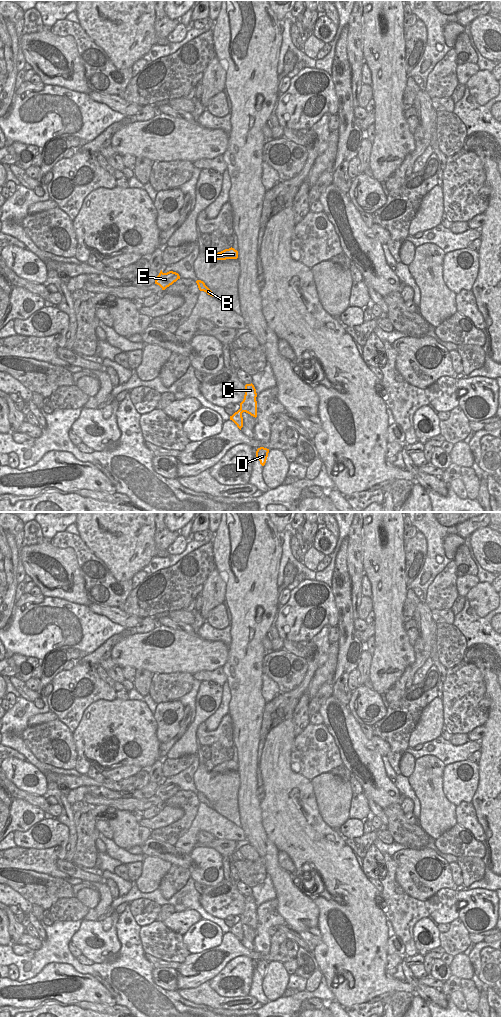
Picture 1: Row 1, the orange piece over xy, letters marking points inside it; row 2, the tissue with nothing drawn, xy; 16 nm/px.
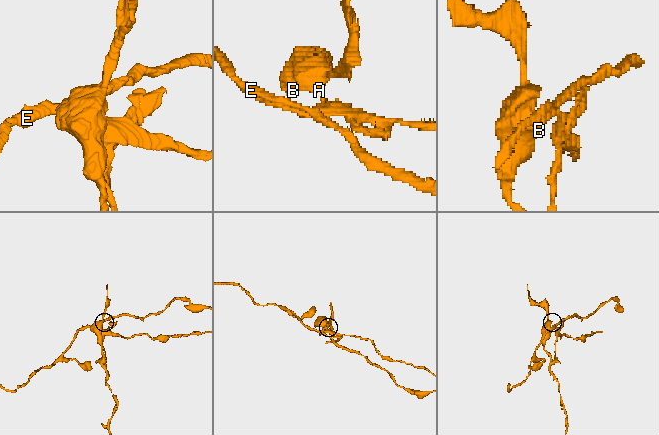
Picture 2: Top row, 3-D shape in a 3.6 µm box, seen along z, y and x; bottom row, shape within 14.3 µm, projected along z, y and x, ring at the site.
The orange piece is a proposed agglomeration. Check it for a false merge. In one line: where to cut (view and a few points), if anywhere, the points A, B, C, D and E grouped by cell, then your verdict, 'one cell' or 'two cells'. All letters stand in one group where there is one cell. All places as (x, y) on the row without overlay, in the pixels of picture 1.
xy (242, 913), (249, 919), (247, 924) | A B C D / E | two cells

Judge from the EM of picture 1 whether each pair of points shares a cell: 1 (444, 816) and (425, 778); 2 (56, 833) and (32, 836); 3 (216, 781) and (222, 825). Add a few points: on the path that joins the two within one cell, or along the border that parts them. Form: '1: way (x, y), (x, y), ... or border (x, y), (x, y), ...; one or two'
1: way (435, 807), (428, 787); one
2: way (51, 839), (46, 844), (42, 844), (38, 840); one
3: border (213, 808), (240, 826); two

